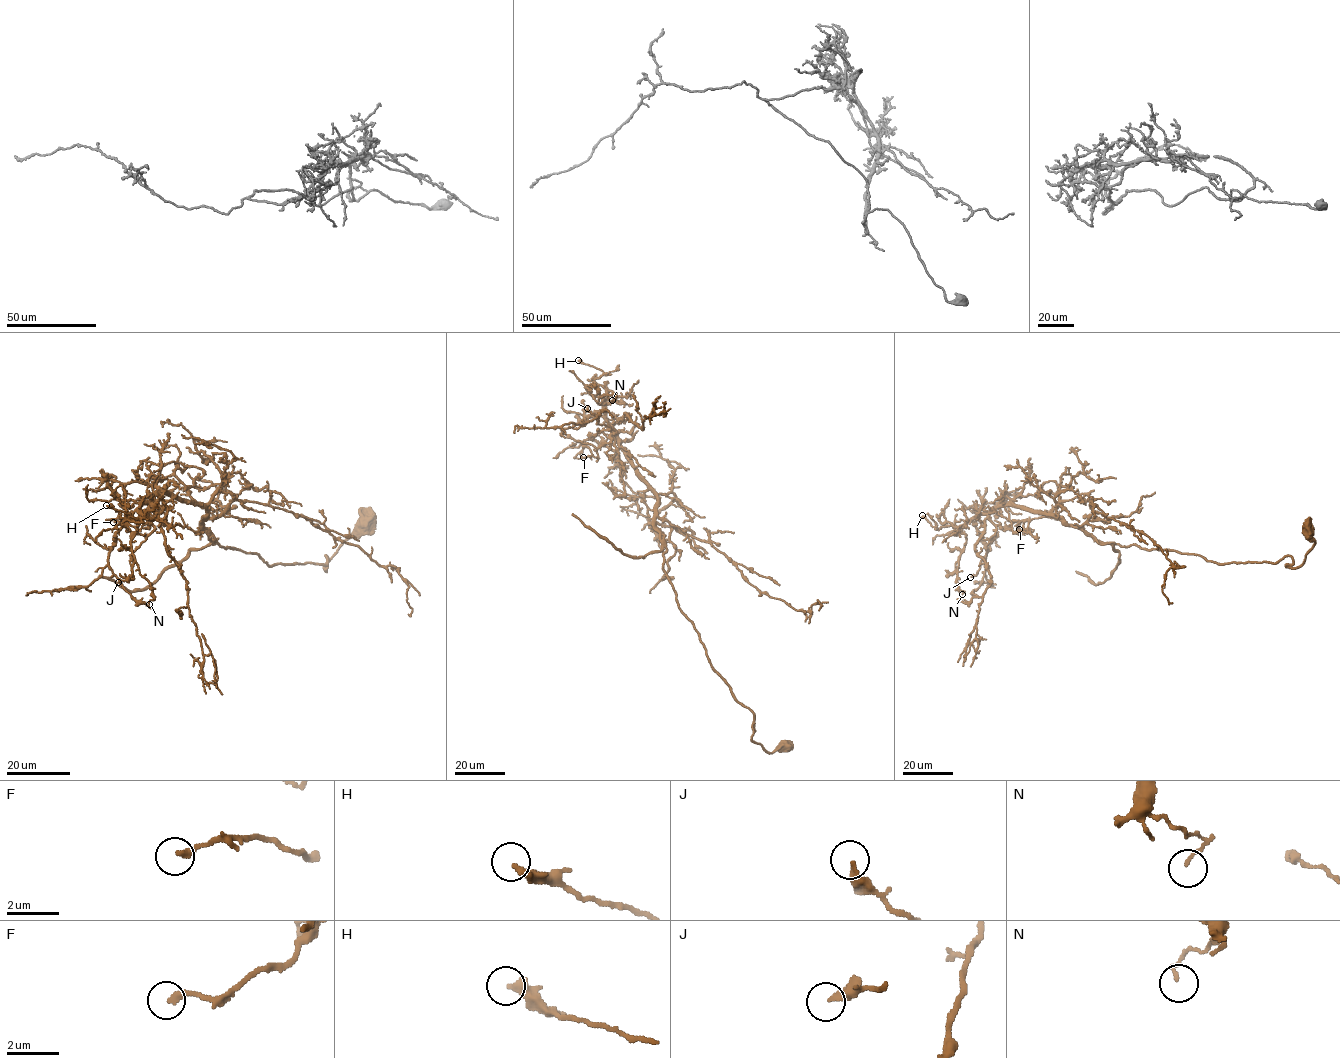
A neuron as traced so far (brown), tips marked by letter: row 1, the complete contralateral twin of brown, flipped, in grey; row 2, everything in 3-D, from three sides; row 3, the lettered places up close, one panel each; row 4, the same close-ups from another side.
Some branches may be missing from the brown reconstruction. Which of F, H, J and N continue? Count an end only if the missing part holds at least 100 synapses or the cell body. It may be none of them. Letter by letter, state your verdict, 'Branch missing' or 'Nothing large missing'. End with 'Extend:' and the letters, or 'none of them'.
F: Nothing large missing
H: Nothing large missing
J: Nothing large missing
N: Nothing large missing
Extend: none of them

